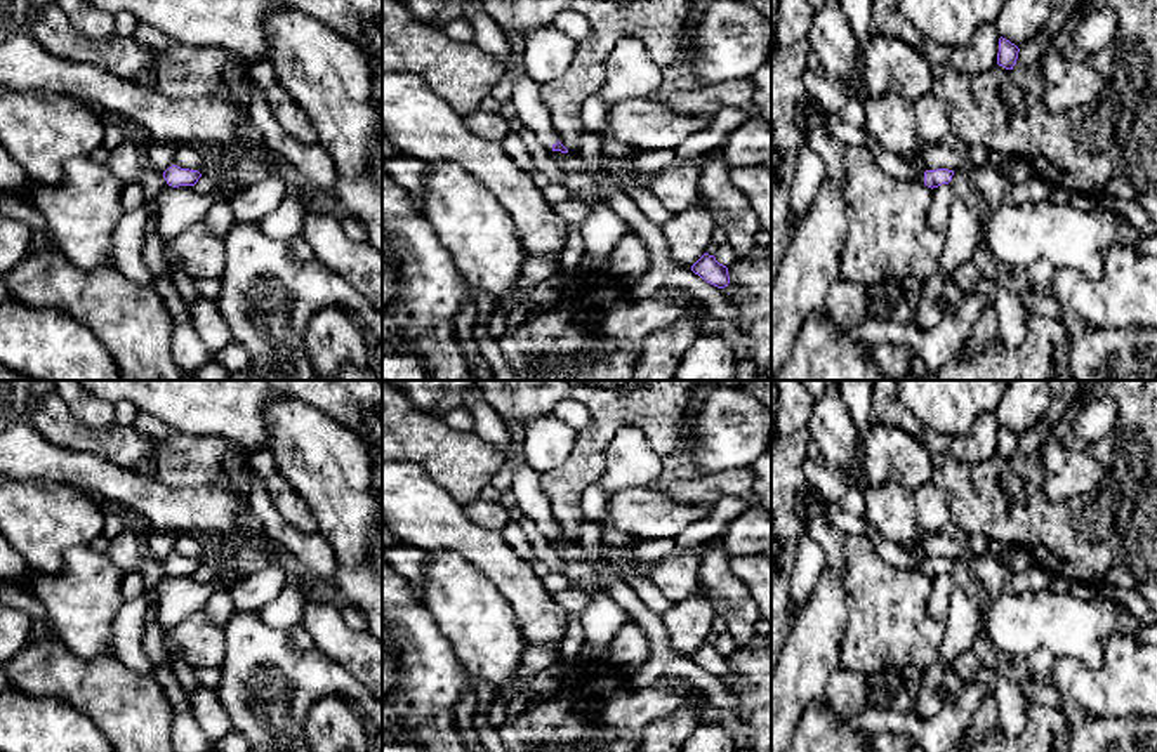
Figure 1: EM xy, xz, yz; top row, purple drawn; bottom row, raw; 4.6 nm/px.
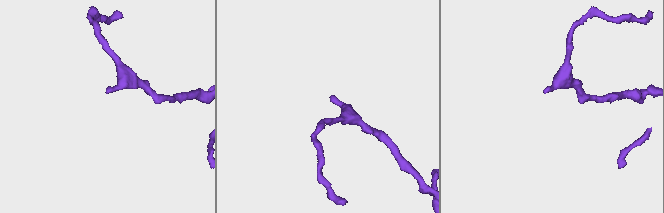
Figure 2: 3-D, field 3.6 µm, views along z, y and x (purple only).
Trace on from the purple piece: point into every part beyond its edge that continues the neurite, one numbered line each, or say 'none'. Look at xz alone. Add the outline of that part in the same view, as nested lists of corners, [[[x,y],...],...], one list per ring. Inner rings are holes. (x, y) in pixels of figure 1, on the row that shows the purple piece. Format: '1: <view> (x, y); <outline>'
none

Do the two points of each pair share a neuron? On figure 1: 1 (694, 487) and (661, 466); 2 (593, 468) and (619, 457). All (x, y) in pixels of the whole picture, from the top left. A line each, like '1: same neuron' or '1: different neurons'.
1: different neurons
2: different neurons

